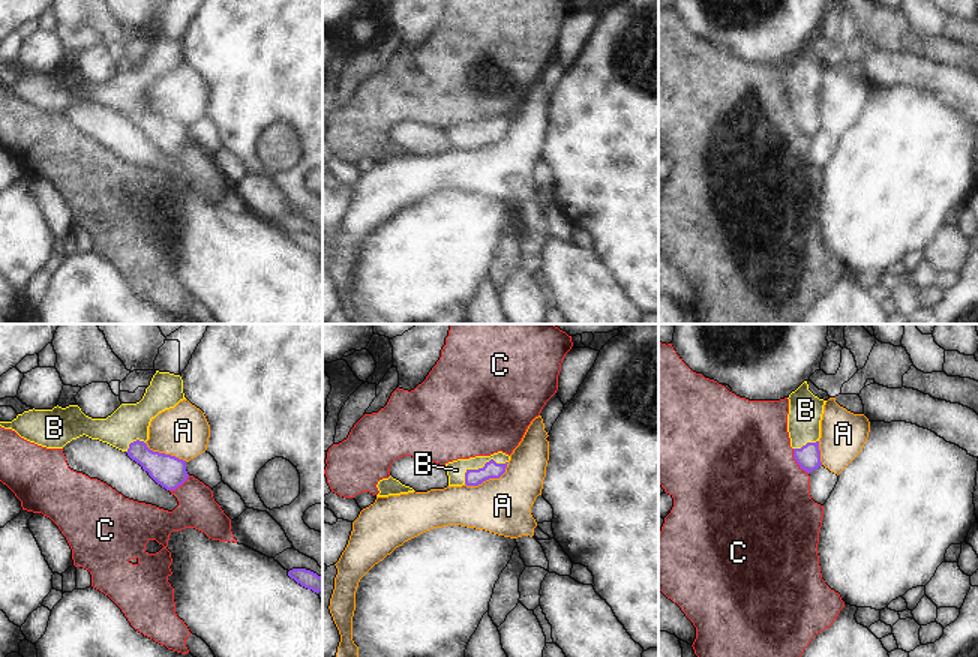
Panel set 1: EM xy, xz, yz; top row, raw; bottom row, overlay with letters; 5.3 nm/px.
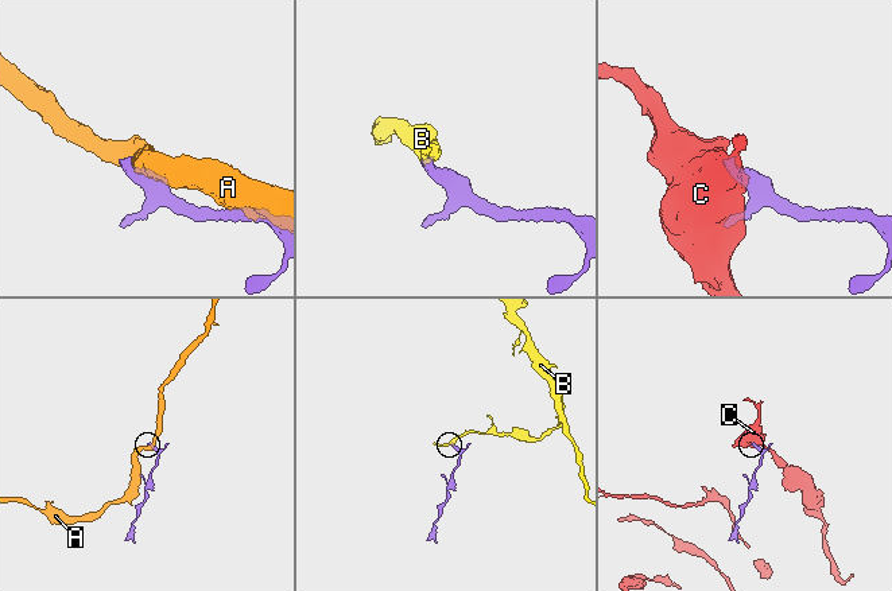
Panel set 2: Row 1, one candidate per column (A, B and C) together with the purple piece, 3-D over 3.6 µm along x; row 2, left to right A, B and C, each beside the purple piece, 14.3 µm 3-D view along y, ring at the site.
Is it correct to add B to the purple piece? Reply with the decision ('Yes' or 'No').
Yes.

